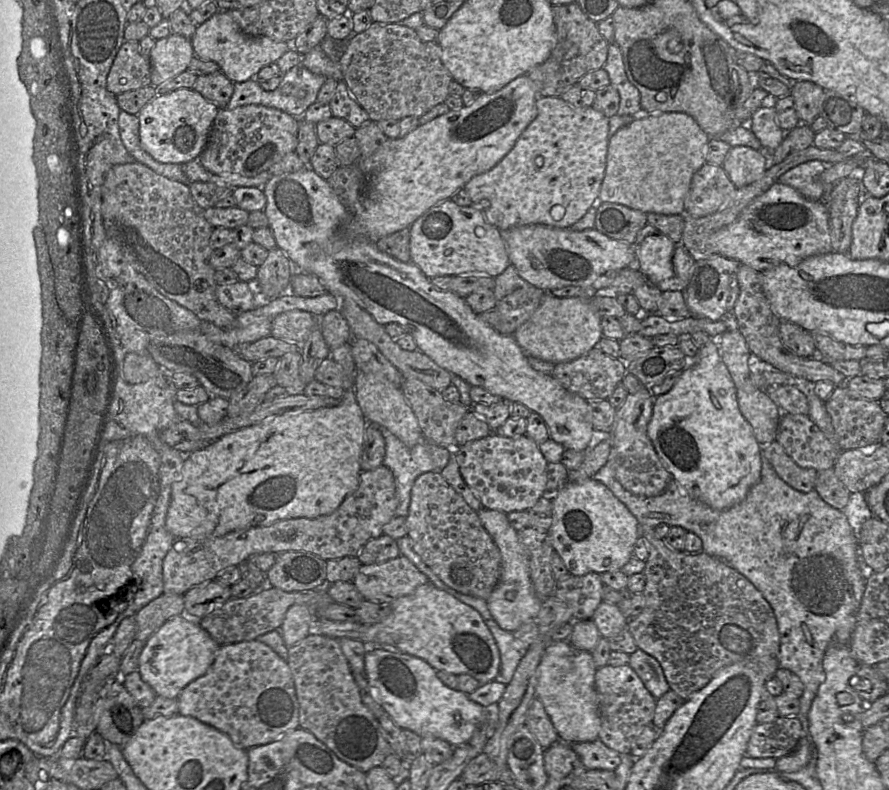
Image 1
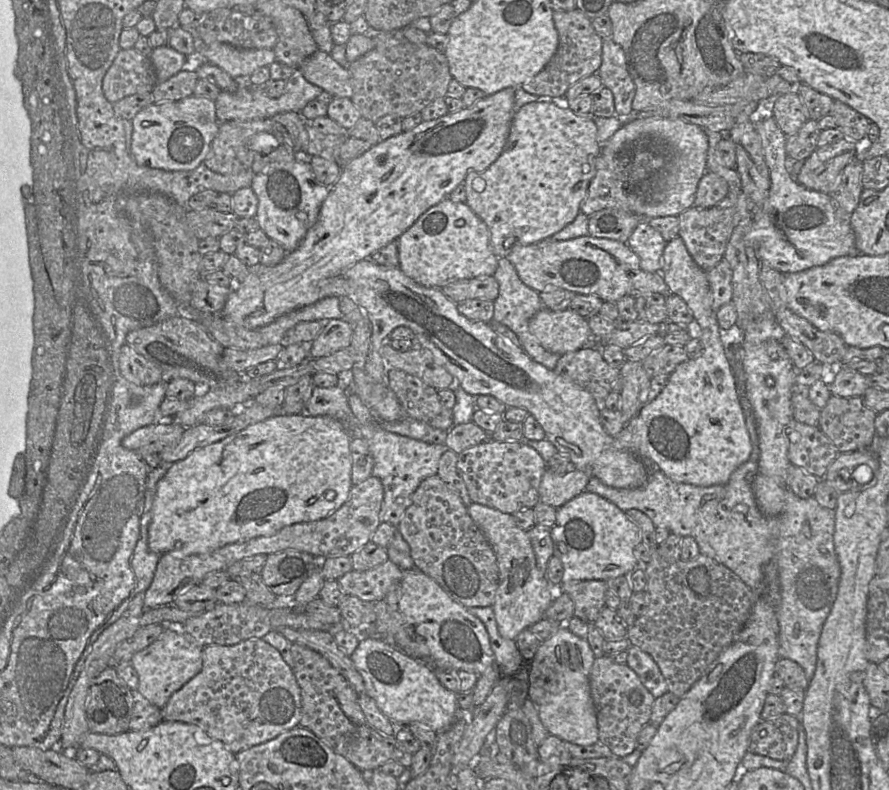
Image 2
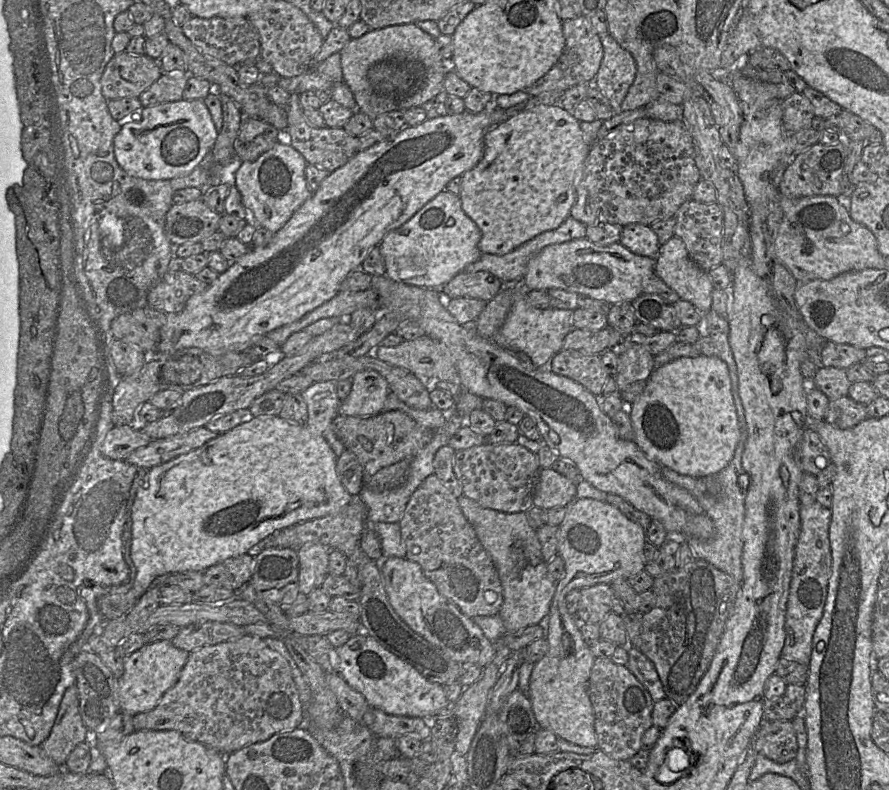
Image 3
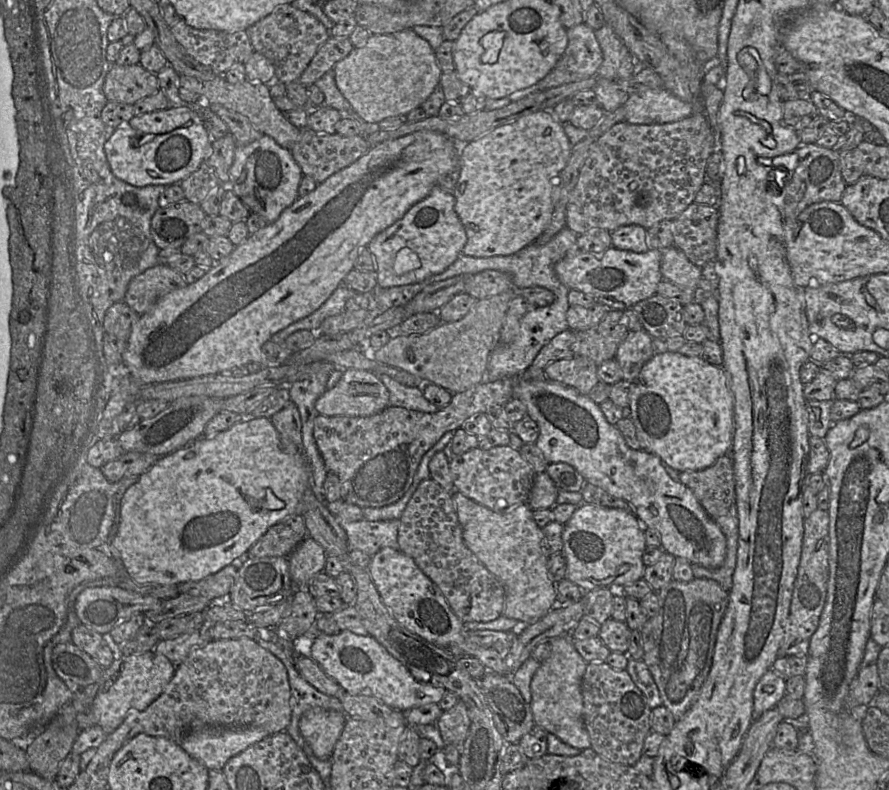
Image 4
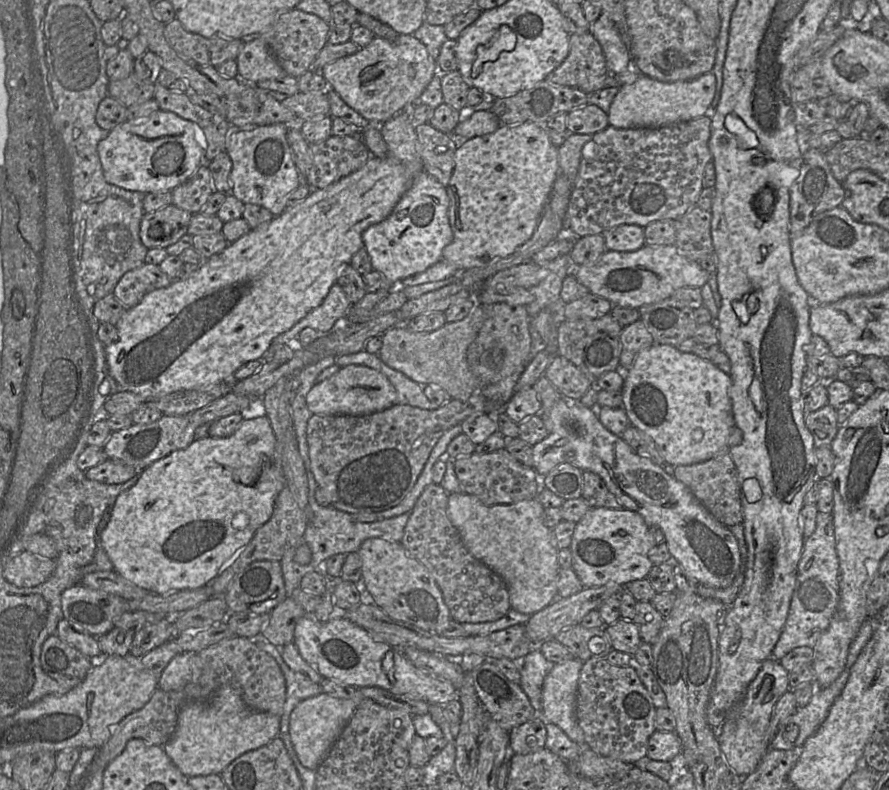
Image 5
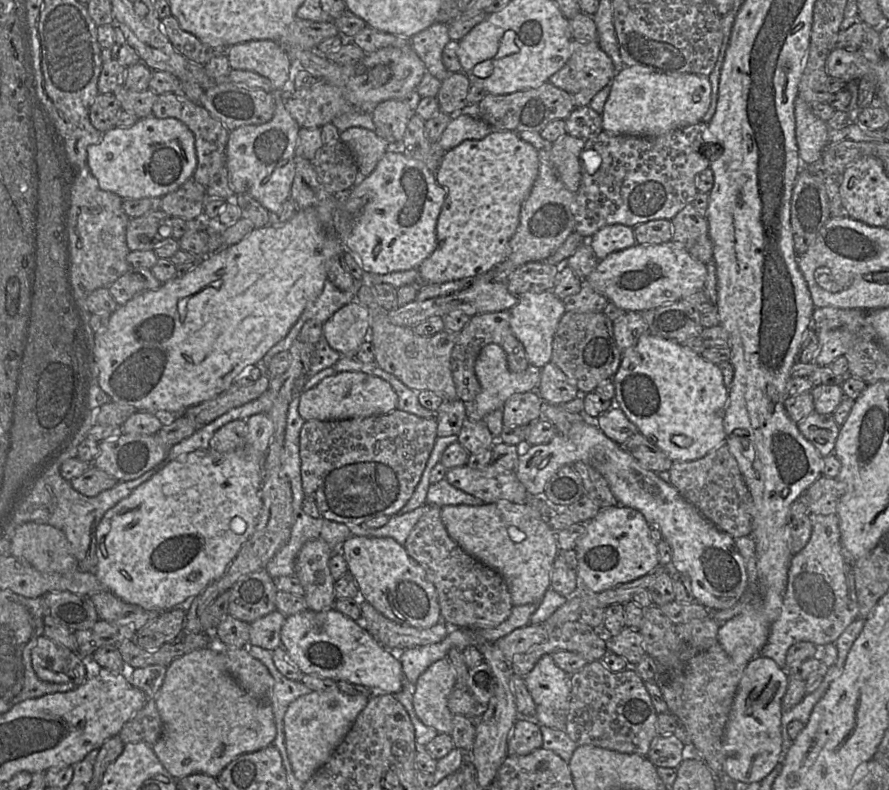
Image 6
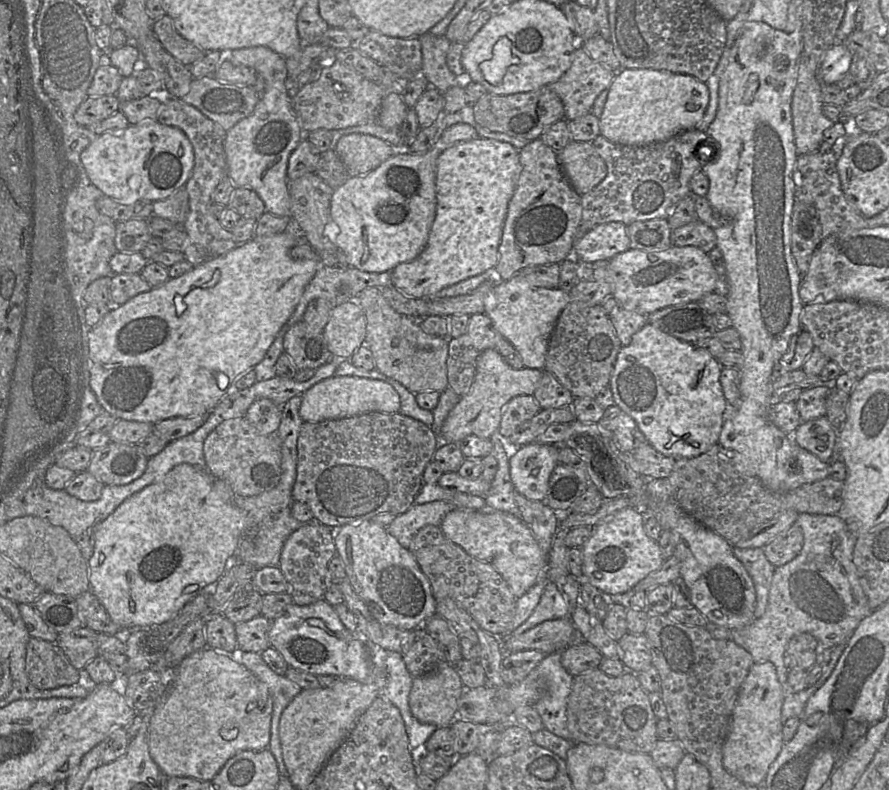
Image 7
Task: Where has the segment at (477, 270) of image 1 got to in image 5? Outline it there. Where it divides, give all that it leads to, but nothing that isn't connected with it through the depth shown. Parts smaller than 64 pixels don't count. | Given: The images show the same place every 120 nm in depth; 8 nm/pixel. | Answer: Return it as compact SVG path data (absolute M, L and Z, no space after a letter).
M425 171L418 173L410 188L404 193L391 214L383 221L369 226L362 234L373 270L383 274L390 288L381 288L366 293L357 303L351 305L345 321L354 316L367 316L369 312L394 289L410 276L424 272L442 259L443 249L453 241L450 225L449 197L446 188Z

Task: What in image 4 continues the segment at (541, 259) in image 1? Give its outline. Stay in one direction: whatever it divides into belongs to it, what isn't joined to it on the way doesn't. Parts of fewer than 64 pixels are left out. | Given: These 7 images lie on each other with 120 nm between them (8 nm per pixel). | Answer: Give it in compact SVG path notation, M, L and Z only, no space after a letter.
M611 246L602 253L579 252L565 257L555 265L555 271L560 281L569 289L592 295L610 310L627 310L656 294L658 284L663 280L661 258L662 251L659 249L650 248L645 253L635 253Z

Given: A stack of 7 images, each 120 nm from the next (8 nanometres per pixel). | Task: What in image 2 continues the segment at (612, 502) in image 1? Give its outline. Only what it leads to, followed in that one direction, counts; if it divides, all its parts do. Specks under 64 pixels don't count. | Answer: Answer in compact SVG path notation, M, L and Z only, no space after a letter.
M584 491L557 509L556 522L551 528L554 543L554 555L562 562L564 573L562 583L581 580L604 580L623 576L637 568L644 568L645 563L638 563L636 547L642 542L642 533L624 511L602 496Z

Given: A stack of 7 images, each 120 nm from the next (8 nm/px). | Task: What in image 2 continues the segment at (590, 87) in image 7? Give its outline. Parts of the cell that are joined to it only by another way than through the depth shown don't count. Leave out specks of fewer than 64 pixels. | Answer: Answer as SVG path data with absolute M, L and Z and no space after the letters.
M577 8L569 11L554 11L553 21L558 33L558 48L550 62L530 81L523 84L522 89L533 95L548 96L552 98L564 97L570 87L581 79L593 74L597 74L602 63L603 39L596 33L592 22Z

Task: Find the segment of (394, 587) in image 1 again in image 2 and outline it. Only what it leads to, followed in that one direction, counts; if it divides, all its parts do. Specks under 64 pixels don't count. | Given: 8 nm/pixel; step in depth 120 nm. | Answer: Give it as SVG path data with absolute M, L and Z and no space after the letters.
M388 559L366 571L352 570L337 579L337 582L345 595L375 602L385 599L392 586L400 581L402 574L403 570Z

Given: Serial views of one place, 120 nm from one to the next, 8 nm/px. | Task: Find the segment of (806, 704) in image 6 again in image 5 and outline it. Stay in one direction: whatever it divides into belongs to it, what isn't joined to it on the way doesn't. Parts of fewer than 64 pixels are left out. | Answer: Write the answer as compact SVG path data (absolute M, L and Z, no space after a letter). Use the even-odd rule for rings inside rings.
M845 664L844 670L830 686L816 688L805 707L798 708L794 714L781 722L774 739L771 741L771 748L788 750L793 747L800 749L803 747L805 741L817 731L826 719L831 705L846 685L851 667L851 664ZM789 724L795 724L799 727L799 734L794 744L789 743L783 735L785 727Z

